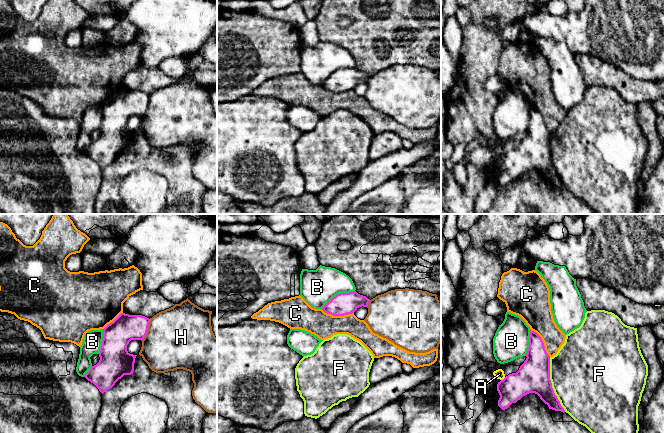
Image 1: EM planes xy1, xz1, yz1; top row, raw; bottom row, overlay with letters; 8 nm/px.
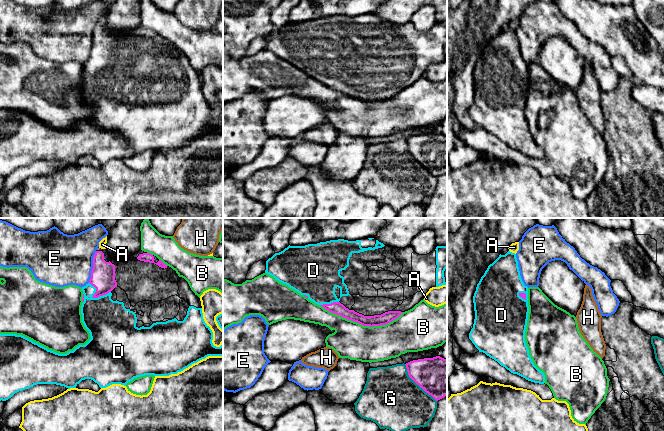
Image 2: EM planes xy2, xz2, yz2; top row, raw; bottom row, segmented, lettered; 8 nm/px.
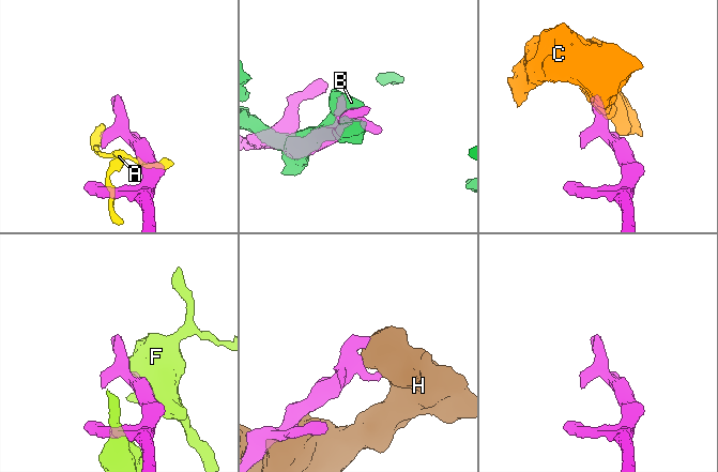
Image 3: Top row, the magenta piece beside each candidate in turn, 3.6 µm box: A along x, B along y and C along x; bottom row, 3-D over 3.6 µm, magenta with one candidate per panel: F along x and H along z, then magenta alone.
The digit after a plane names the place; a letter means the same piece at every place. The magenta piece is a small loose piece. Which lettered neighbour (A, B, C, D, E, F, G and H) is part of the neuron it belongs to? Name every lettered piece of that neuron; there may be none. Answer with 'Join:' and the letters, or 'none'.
Join: D

